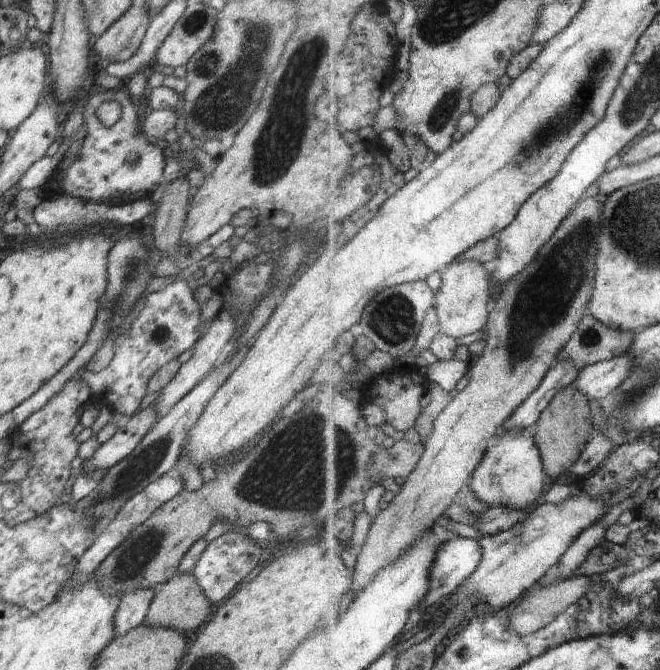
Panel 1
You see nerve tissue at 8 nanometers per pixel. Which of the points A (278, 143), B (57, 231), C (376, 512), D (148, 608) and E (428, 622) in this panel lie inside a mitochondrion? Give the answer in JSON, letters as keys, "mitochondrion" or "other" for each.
{"A":"mitochondrion","B":"other","C":"other","D":"other","E":"other"}

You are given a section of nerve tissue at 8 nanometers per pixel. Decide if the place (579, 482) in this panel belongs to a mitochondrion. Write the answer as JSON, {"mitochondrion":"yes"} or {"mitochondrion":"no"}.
{"mitochondrion":"no"}

